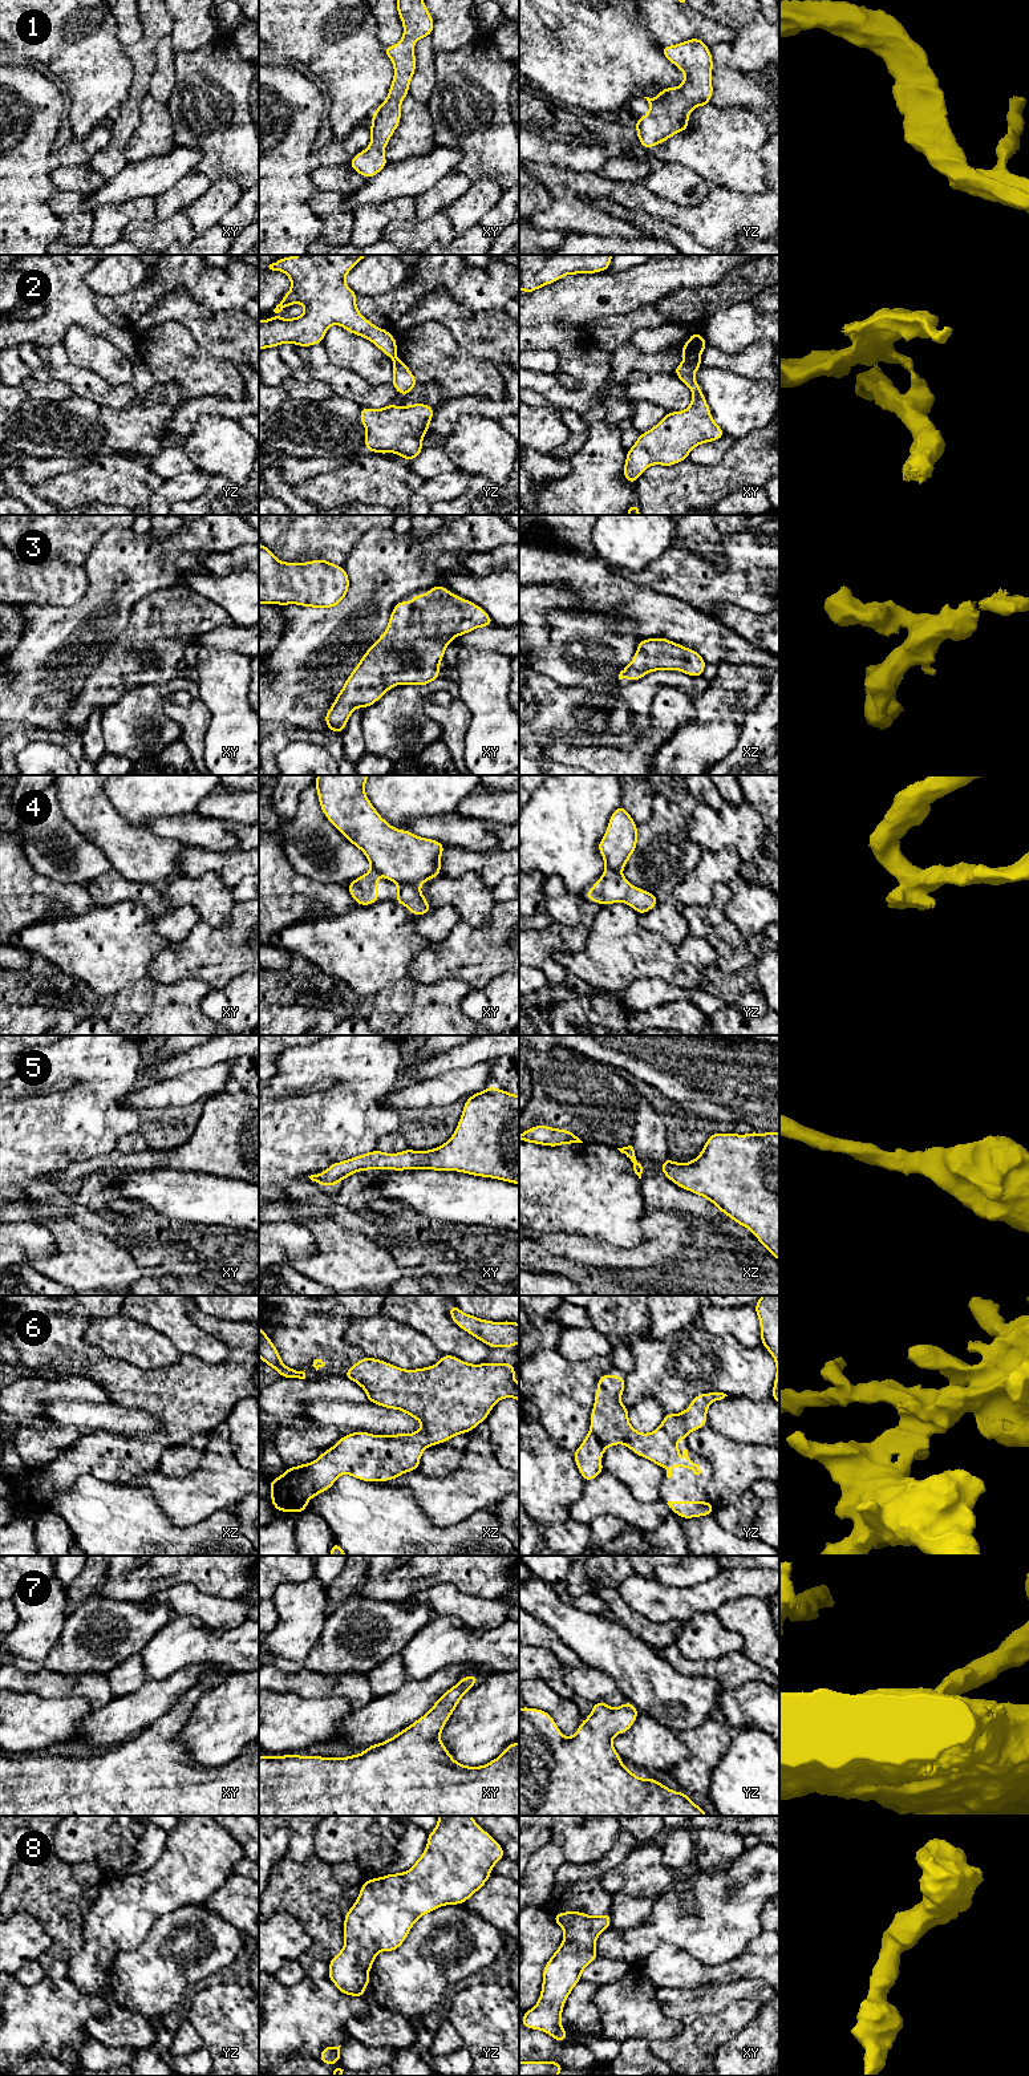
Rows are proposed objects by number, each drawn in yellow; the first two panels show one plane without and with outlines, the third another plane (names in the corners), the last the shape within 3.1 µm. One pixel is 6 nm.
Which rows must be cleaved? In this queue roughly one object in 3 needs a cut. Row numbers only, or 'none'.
2, 4

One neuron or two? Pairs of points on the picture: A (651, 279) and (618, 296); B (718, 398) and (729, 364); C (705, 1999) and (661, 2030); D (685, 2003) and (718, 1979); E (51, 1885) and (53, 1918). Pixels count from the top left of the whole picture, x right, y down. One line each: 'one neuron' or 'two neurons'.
A: one neuron
B: two neurons
C: two neurons
D: two neurons
E: one neuron

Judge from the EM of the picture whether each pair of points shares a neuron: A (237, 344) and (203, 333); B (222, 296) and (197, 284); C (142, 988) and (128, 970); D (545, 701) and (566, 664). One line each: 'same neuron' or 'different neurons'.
A: same neuron
B: same neuron
C: different neurons
D: different neurons

